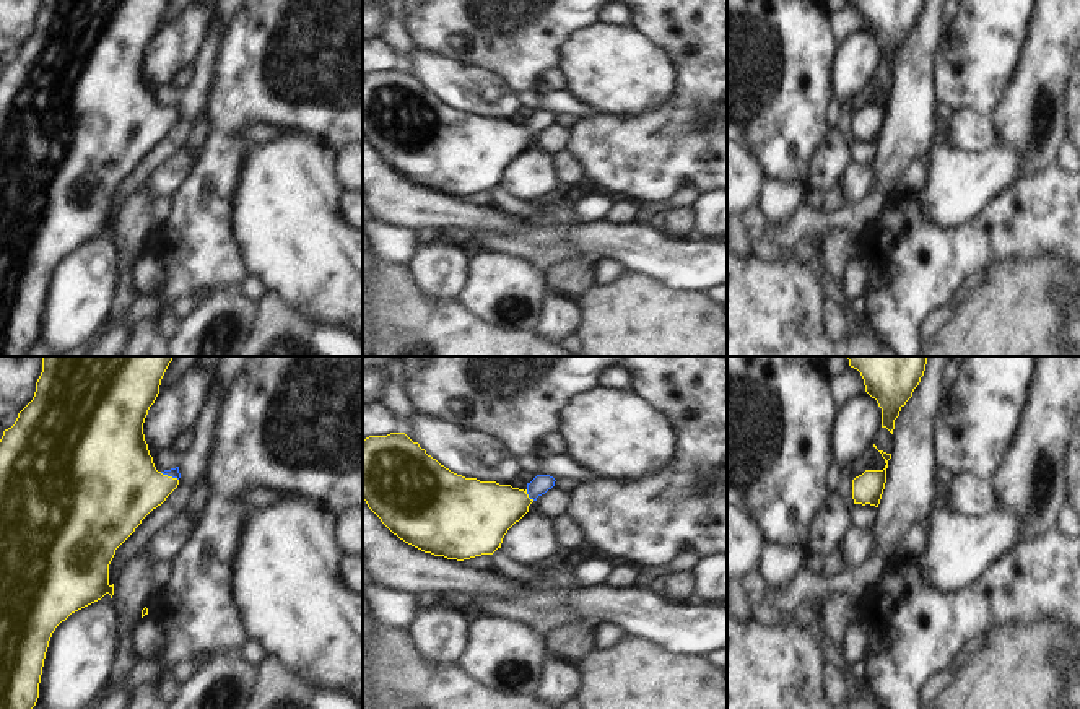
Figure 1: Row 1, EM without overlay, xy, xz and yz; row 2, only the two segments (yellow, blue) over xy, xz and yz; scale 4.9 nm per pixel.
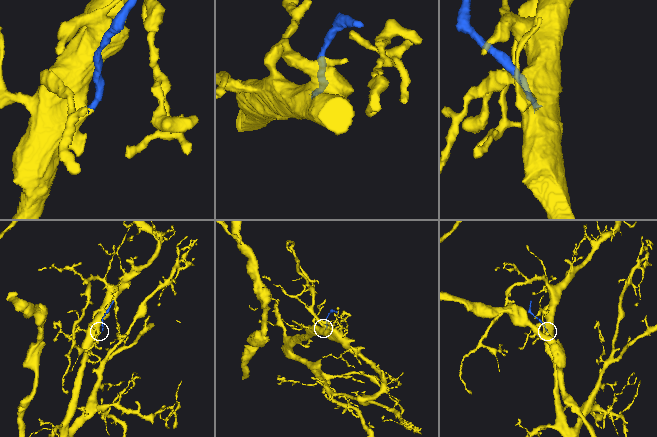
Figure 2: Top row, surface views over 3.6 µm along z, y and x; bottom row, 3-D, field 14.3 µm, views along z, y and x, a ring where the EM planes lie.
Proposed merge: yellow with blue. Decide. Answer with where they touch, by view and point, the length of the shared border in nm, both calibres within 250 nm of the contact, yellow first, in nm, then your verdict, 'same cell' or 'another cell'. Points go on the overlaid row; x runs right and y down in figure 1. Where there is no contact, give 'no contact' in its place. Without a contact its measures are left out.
meets yellow in xz at (527, 496); contact 70 nm long; 320 nm thick on the yellow side, 90 nm on the other; same cell

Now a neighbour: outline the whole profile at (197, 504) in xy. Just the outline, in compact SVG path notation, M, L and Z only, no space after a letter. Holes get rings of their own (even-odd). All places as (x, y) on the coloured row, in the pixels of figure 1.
M207 473L192 488L184 514L194 517L203 517L208 512L210 494L211 494L211 485Z

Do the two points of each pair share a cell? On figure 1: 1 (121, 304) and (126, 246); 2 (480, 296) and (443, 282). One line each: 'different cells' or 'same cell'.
1: same cell
2: different cells

